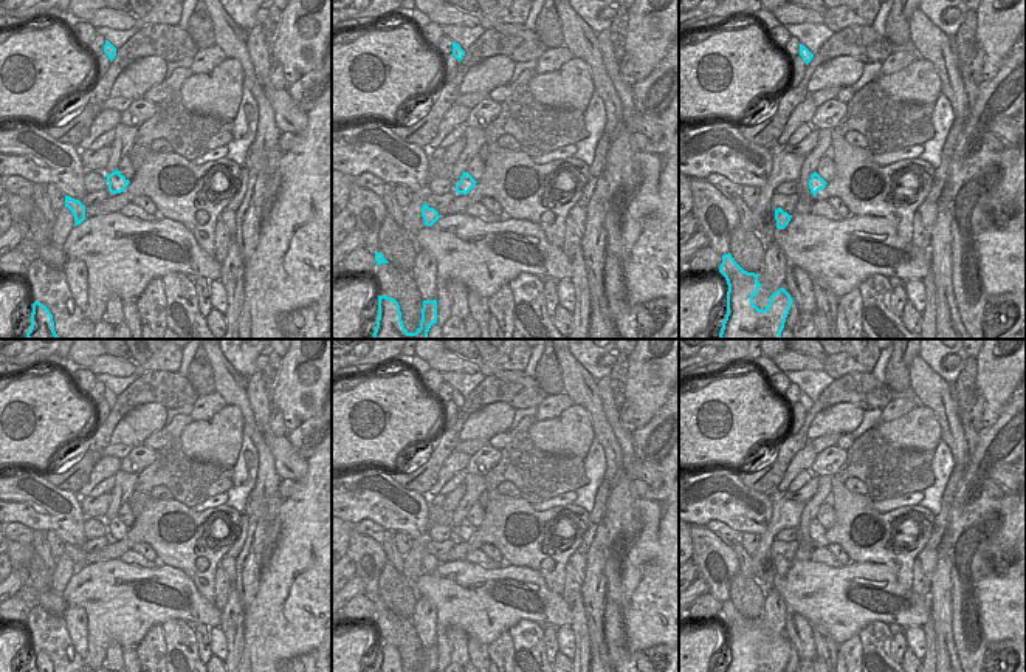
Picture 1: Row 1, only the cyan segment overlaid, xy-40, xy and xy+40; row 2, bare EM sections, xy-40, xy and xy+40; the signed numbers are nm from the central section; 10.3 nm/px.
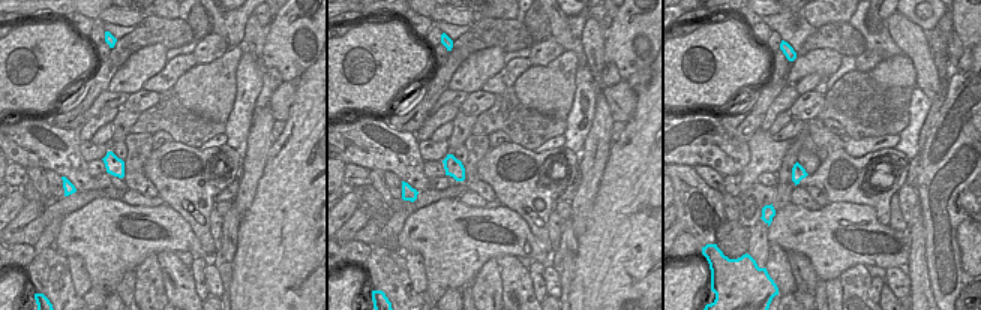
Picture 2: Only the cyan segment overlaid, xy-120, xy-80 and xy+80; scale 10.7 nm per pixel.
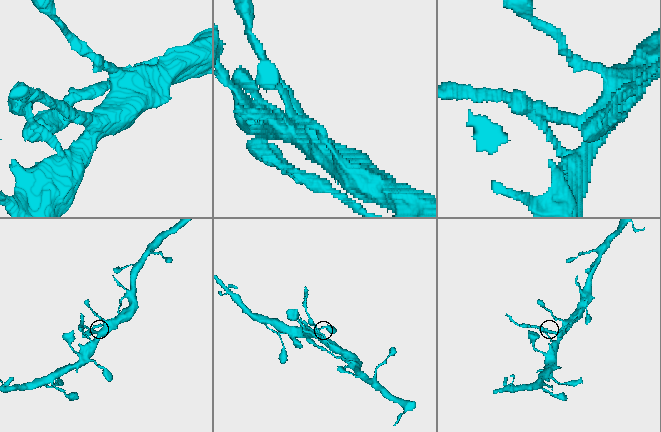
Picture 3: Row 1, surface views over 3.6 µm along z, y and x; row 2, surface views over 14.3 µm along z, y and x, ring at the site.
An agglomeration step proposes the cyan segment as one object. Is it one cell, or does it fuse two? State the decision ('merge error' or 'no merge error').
merge error

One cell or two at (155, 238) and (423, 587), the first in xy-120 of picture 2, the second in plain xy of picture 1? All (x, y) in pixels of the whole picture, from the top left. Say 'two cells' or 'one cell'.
one cell

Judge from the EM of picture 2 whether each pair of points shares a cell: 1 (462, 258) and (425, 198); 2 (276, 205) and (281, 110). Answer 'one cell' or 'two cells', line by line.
1: two cells
2: two cells

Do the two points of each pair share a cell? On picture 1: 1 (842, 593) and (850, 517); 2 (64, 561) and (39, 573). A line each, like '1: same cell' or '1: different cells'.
1: different cells
2: different cells

